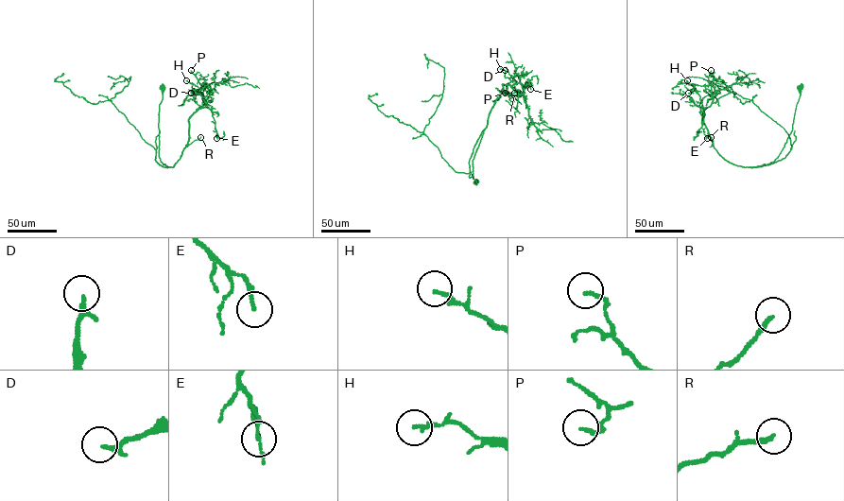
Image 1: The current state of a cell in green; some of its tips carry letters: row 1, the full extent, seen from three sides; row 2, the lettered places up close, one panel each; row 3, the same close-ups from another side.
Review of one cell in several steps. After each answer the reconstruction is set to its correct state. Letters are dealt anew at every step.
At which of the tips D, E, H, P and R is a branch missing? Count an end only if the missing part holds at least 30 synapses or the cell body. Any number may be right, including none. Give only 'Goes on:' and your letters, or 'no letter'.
Goes on: no letter

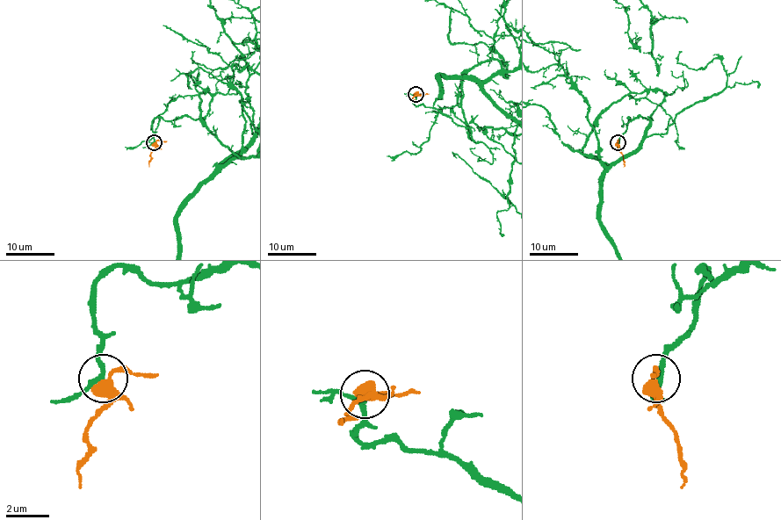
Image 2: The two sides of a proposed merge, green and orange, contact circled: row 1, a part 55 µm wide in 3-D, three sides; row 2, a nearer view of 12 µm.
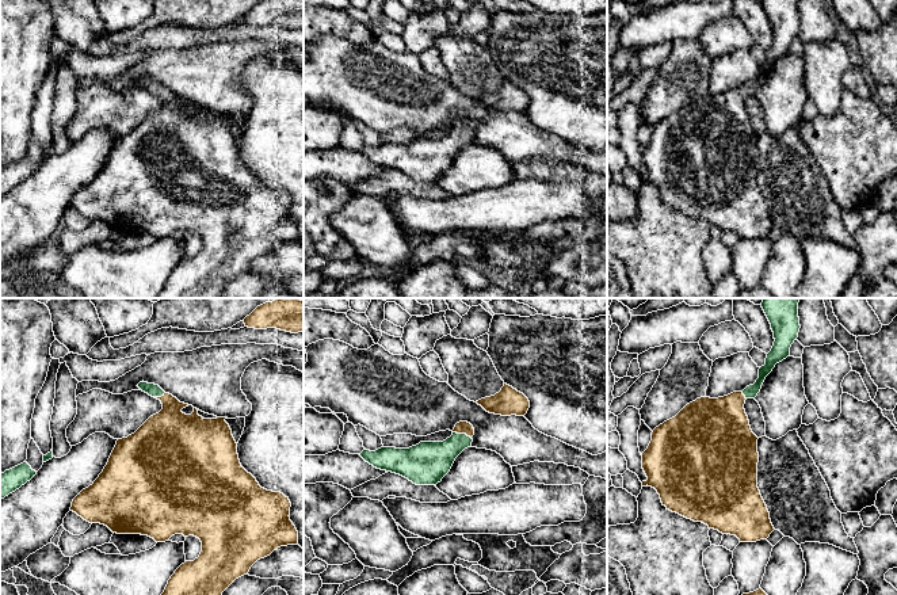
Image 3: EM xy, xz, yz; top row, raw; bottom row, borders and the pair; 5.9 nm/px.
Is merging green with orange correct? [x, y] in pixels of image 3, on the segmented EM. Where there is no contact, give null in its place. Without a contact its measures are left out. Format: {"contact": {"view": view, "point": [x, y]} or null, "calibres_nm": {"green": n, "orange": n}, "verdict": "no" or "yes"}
{"contact": {"view": "xz", "point": [462, 434]}, "calibres_nm": {"green": 240, "orange": 80}, "verdict": "yes"}

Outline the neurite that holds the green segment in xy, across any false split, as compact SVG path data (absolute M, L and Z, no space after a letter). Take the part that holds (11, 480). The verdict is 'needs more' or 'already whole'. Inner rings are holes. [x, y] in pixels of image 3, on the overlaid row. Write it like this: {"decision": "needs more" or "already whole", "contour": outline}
{"decision": "already whole", "contour": "M23 462L0 474L0 500L19 489L37 474L27 462Z"}

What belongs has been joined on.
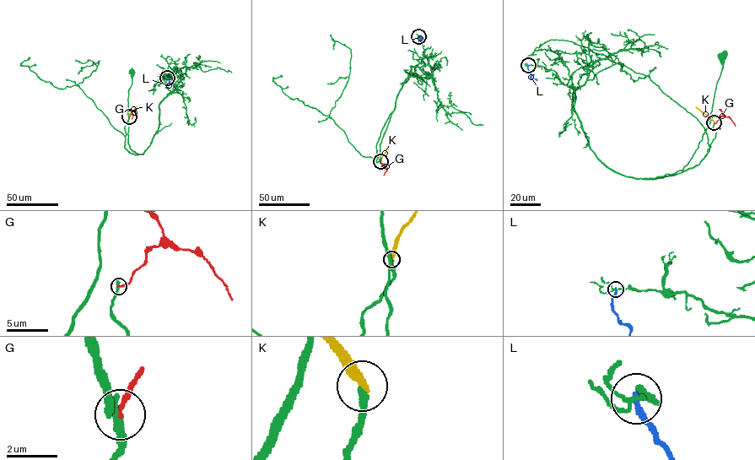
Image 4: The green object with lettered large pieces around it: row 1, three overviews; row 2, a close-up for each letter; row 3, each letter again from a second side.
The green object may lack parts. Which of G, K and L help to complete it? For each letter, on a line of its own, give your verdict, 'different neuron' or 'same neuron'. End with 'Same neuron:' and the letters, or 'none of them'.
G: different neuron
K: same neuron
L: different neuron
Same neuron: K

